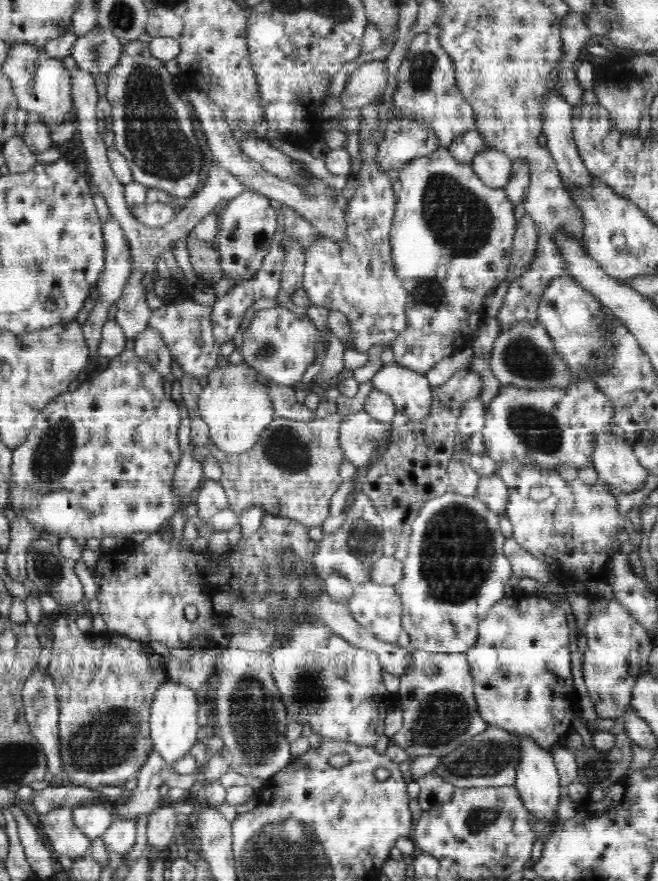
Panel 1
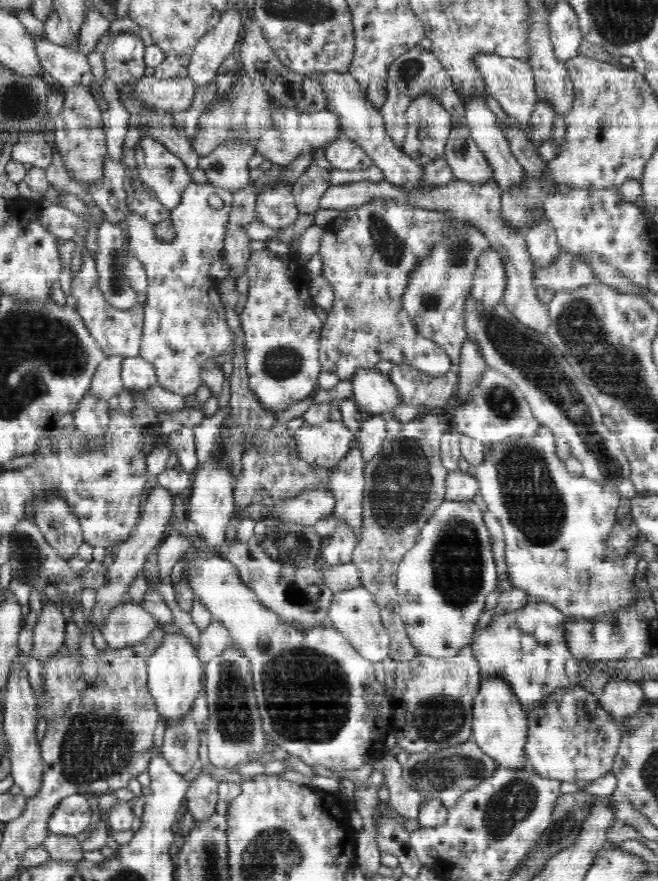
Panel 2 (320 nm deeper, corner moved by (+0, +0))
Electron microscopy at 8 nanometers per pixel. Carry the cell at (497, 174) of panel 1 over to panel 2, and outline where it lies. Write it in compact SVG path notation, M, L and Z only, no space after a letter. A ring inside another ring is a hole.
M461 124L452 128L443 157L458 180L469 183L486 183L492 178L492 170L484 153L472 140L470 129Z

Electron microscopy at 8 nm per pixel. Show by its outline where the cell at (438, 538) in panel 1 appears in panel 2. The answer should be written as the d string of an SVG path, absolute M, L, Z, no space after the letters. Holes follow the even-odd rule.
M446 499L422 527L414 546L400 562L396 574L401 619L417 654L450 658L461 648L470 646L478 618L484 610L486 596L495 590L499 582L491 538L483 521L482 510L476 508L471 501Z

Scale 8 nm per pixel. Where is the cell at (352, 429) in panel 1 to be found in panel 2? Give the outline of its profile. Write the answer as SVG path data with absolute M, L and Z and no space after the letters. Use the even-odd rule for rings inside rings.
M328 420L319 426L309 426L304 424L296 431L294 436L295 456L305 460L312 466L321 466L331 469L337 462L340 462L349 453L352 441L356 441L357 436L353 434L342 421L332 422Z

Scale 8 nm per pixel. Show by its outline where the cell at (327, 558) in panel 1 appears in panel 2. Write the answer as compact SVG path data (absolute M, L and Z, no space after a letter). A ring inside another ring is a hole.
M352 441L349 453L330 469L328 486L336 500L333 516L358 534L362 524L366 464L357 441Z

